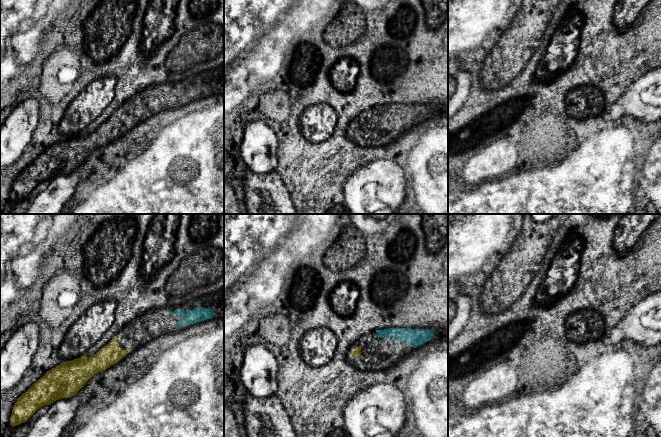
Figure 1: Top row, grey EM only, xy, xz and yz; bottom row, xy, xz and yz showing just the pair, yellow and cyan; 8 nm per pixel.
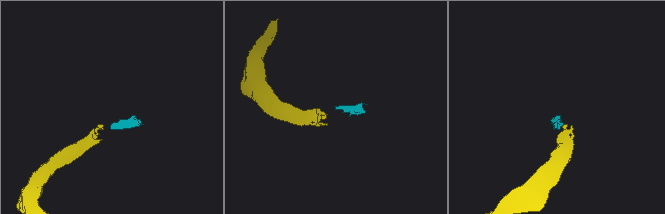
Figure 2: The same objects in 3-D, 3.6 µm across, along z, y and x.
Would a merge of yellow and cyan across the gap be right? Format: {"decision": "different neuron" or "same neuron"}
{"decision": "same neuron"}

